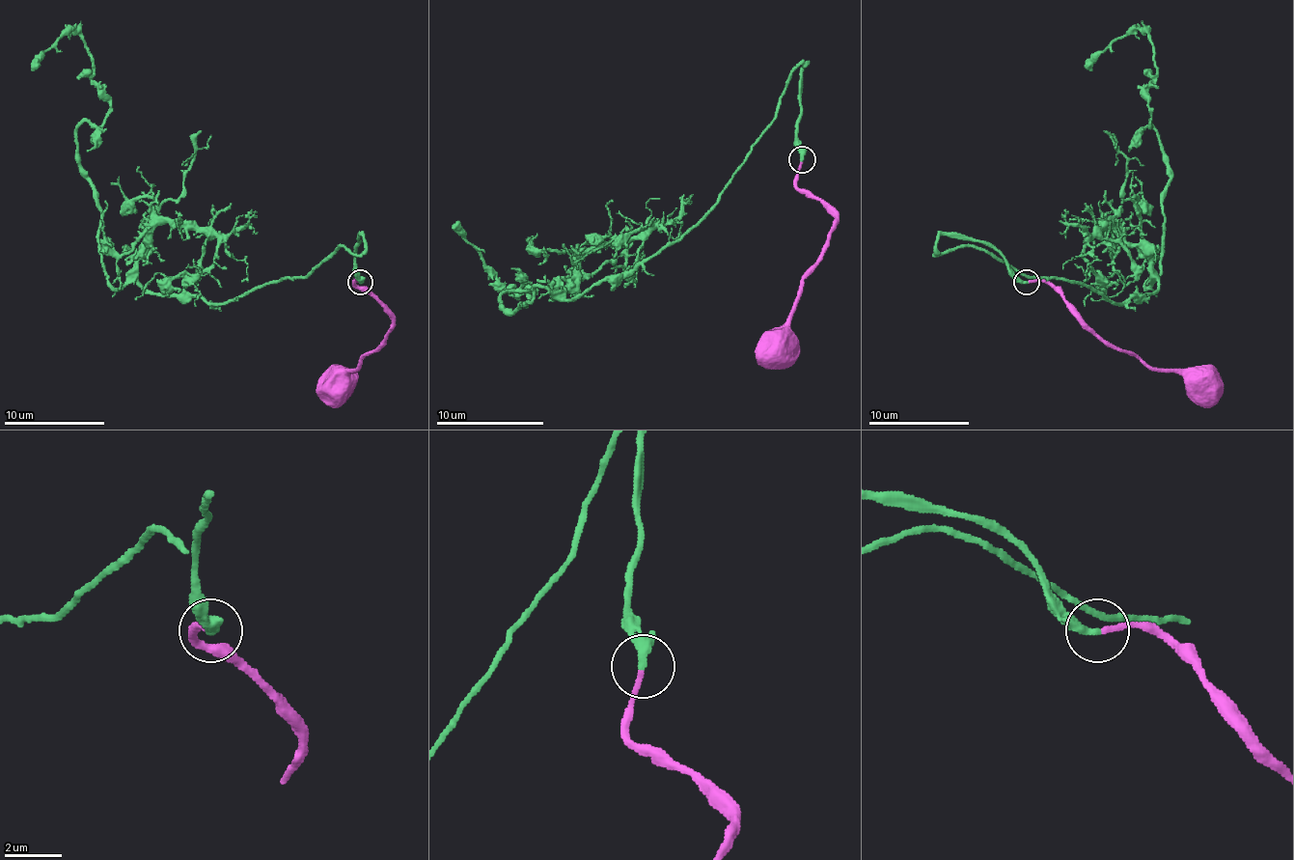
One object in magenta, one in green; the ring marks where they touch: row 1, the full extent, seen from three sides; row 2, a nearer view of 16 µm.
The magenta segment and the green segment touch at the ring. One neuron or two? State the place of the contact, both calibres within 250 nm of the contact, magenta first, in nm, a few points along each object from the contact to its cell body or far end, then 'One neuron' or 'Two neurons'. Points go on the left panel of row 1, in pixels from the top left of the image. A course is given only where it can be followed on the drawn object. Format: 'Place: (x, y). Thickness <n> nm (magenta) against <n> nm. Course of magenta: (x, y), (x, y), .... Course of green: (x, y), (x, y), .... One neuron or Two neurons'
Place: (360, 282). Thickness 190 nm (magenta) against 240 nm. Course of magenta: (361, 281), (356, 284), (384, 309), (391, 329), (336, 385). Course of green: (361, 281), (361, 235), (242, 296), (118, 289), (80, 164), (110, 106), (88, 45), (68, 30), (35, 69). One neuron

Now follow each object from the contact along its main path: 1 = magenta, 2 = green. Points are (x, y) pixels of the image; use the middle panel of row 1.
1: (803, 160), (797, 187), (808, 189), (827, 208), (835, 230), (797, 291), (794, 314), (776, 346)
2: (803, 160), (805, 63), (676, 240), (517, 311), (501, 294), (536, 290), (512, 294), (455, 222)

